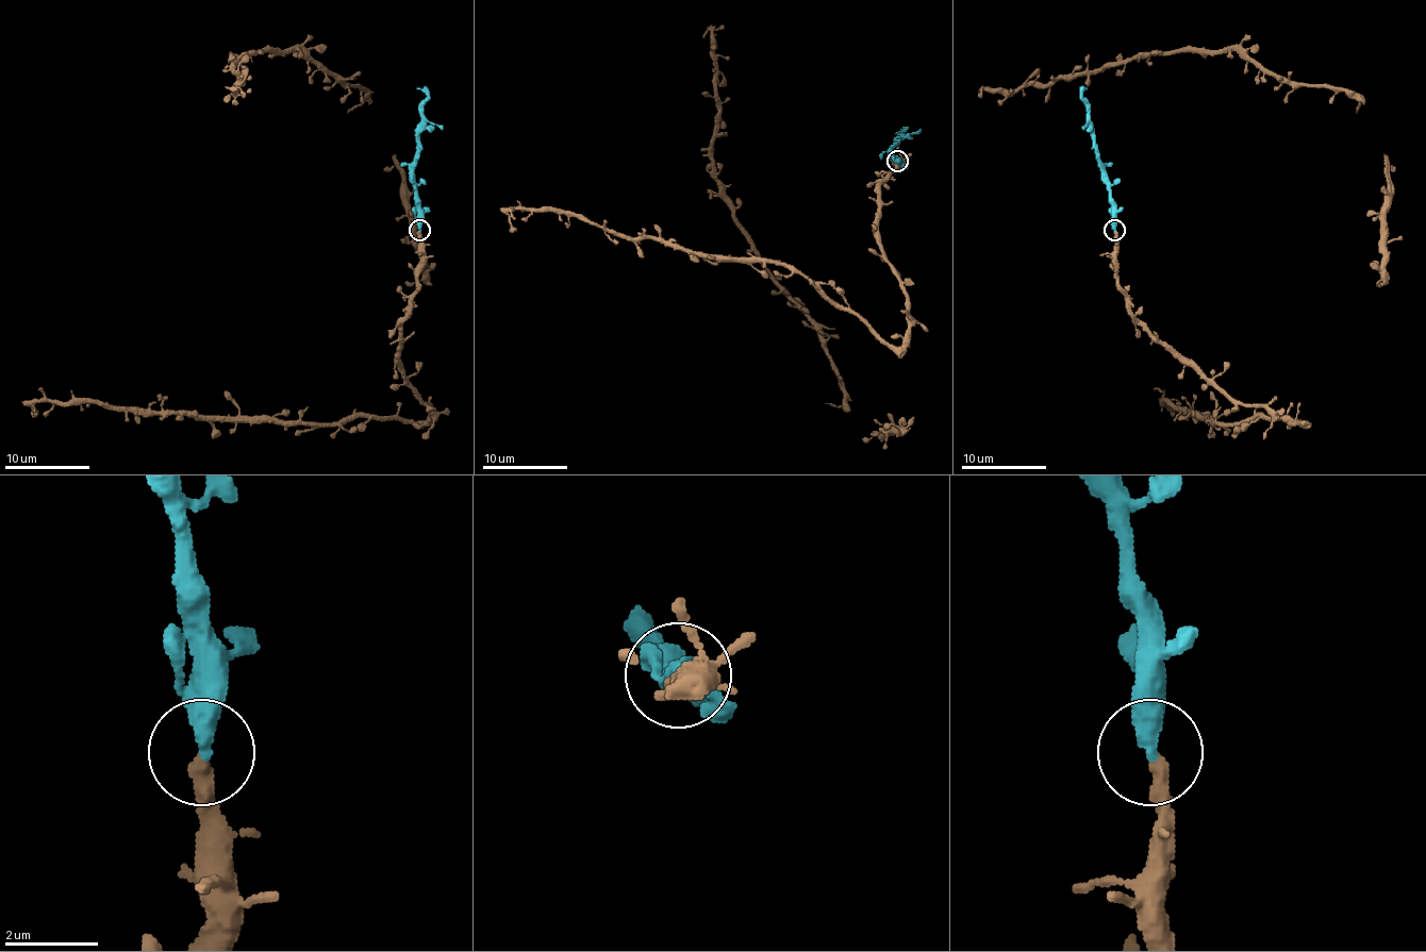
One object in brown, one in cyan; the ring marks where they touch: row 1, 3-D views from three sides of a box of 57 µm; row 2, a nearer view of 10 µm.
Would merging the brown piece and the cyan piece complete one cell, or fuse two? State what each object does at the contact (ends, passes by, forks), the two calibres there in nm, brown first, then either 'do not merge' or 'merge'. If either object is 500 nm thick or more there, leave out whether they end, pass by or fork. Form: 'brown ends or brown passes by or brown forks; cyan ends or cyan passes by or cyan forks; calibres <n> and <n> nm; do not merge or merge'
brown ends; cyan ends; calibres 340 and 440 nm; merge

